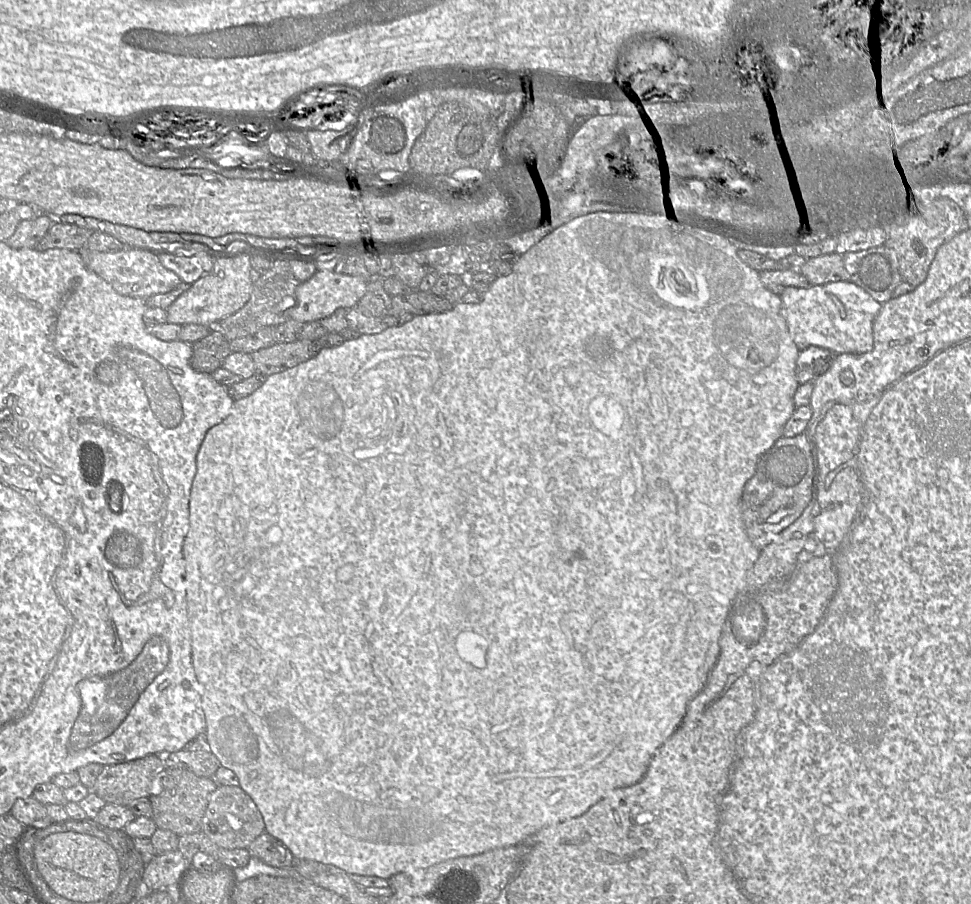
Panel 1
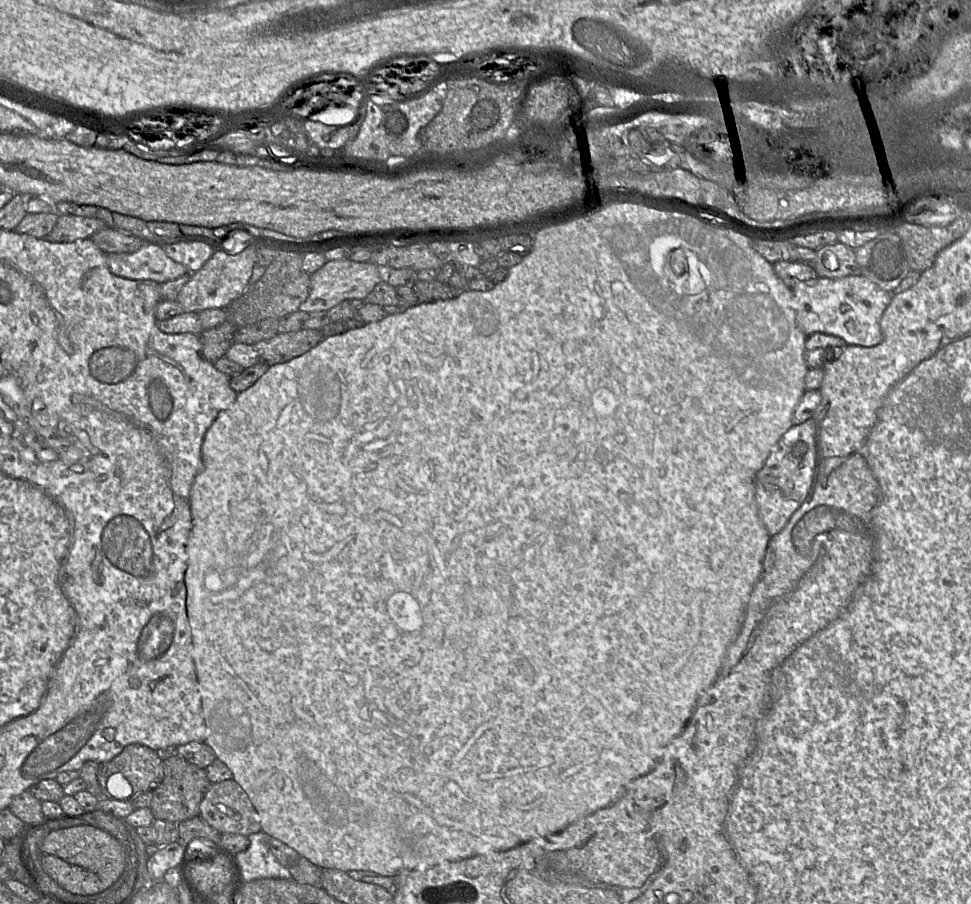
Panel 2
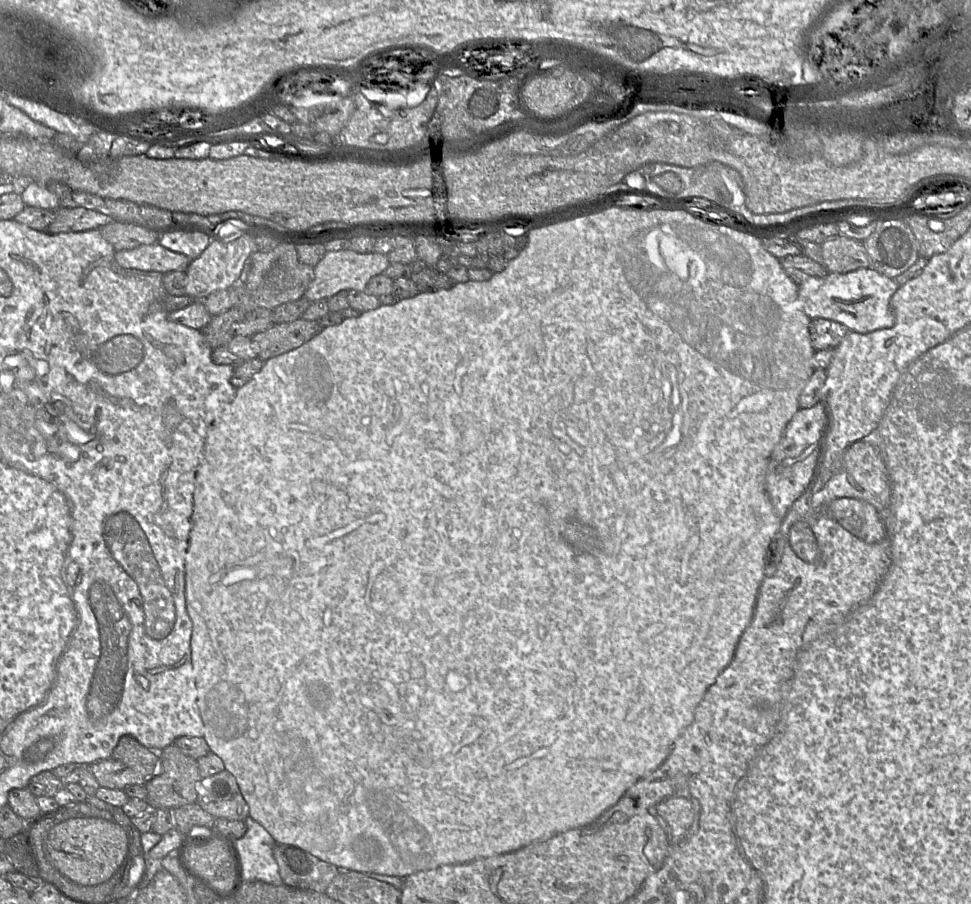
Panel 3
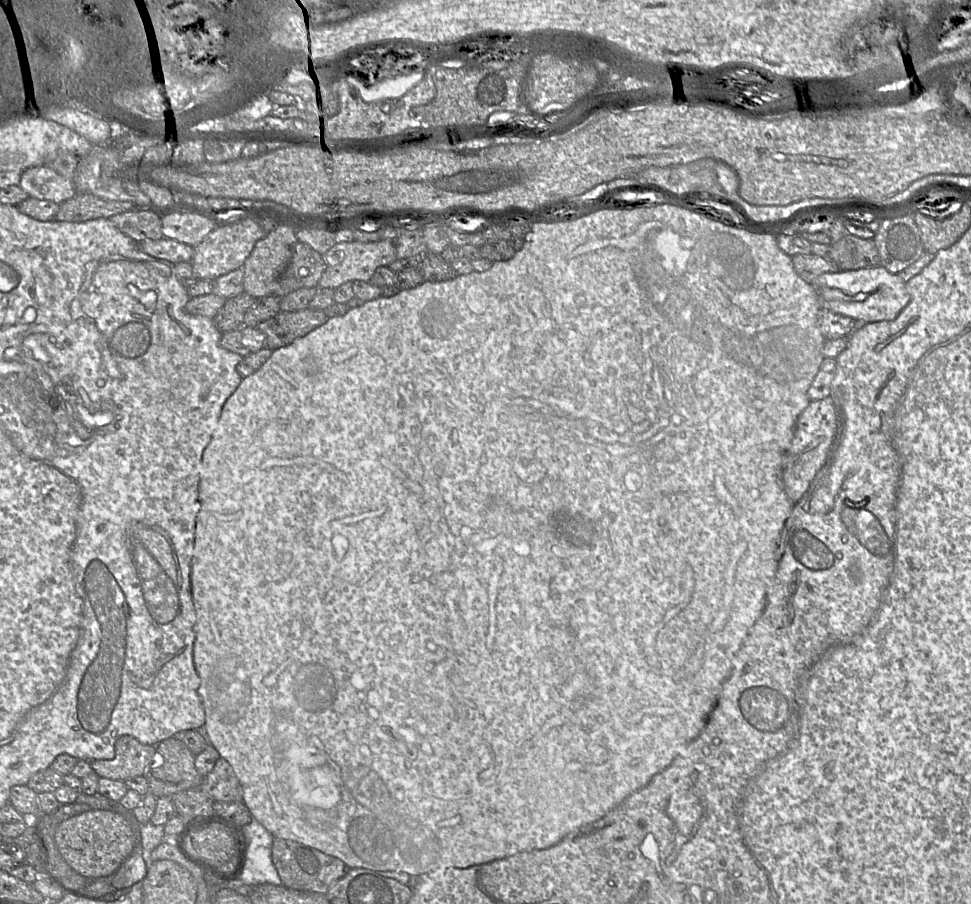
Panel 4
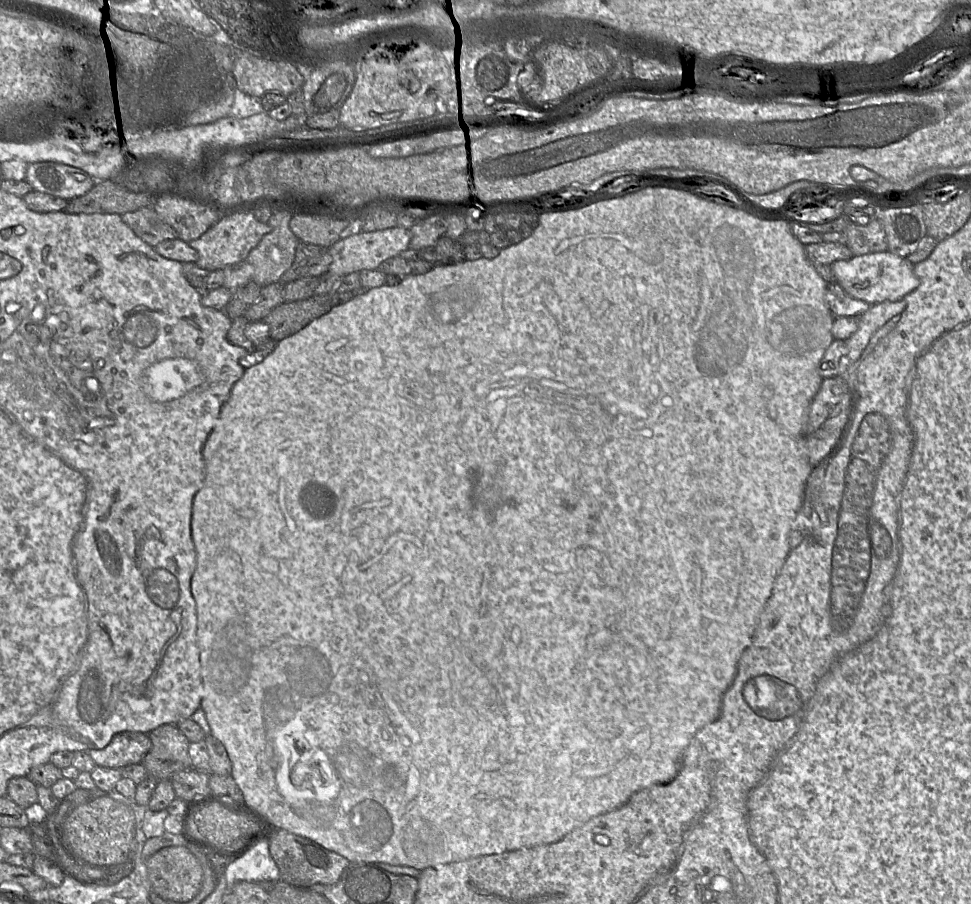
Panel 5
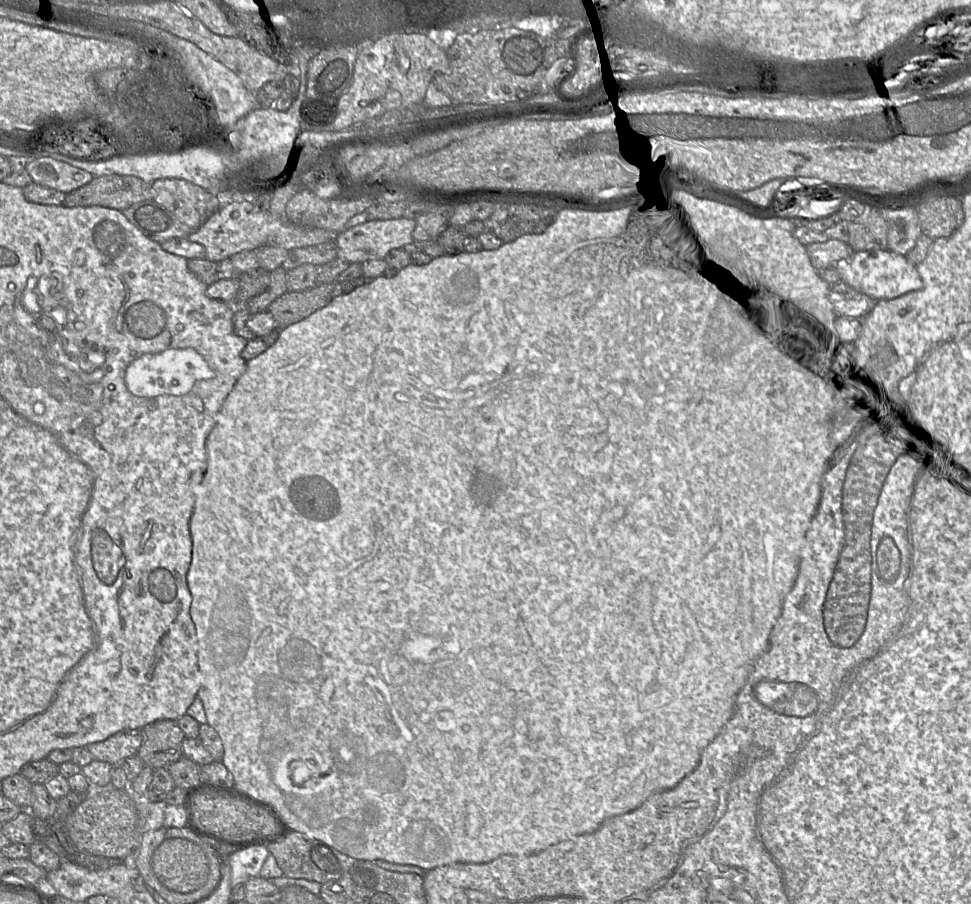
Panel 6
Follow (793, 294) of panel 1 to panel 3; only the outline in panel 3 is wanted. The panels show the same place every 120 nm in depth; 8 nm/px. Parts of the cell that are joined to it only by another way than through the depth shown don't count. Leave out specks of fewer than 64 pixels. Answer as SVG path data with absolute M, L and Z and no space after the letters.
M860 268L846 274L827 273L822 277L811 277L799 286L799 300L808 317L826 319L846 326L850 332L861 334L880 329L891 328L895 324L895 316L891 306L891 298L900 287L894 279L888 278L871 268Z

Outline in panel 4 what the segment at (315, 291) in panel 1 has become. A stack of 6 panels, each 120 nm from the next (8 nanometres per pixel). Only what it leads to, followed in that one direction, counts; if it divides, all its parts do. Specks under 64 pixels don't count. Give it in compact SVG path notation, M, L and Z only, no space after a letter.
M393 240L374 242L341 242L332 246L325 254L325 271L317 289L336 289L346 282L369 282L381 266L388 266L397 259Z

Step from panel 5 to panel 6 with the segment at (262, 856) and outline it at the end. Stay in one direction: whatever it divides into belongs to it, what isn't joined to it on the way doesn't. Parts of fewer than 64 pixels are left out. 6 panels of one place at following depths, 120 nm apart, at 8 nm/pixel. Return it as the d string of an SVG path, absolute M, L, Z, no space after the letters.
M253 846L234 852L229 858L231 888L246 882L247 879L260 876L261 868L269 856L265 846Z

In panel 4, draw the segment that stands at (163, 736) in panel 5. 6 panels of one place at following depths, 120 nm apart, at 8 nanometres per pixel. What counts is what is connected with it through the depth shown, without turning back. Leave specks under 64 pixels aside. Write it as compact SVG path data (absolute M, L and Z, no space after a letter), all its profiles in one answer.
M176 736L158 743L155 761L145 773L149 792L159 798L200 787L203 776L196 769L195 756Z

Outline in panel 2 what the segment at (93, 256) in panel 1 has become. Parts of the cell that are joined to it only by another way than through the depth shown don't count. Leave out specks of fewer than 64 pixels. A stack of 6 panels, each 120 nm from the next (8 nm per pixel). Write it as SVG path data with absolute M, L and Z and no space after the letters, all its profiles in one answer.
M144 243L134 252L107 254L107 264L116 276L159 284L188 273L184 265L166 254L162 245L154 243Z

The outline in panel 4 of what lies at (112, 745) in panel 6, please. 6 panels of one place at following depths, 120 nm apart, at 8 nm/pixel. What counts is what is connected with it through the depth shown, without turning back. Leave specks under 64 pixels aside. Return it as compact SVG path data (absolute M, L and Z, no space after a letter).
M131 735L120 736L114 747L113 758L88 760L99 777L126 780L145 775L156 758L156 746L143 744Z

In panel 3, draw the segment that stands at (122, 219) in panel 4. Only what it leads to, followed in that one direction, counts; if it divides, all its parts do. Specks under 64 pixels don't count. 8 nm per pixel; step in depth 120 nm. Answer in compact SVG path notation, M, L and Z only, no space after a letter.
M113 221L97 229L116 251L158 242L158 235L152 230L128 222Z

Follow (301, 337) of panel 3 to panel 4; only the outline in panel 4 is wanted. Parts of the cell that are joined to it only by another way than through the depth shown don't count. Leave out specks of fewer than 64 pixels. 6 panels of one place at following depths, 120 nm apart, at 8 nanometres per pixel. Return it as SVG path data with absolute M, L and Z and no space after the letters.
M305 308L293 312L279 312L257 327L265 334L265 347L276 350L308 334L328 319L323 310Z

